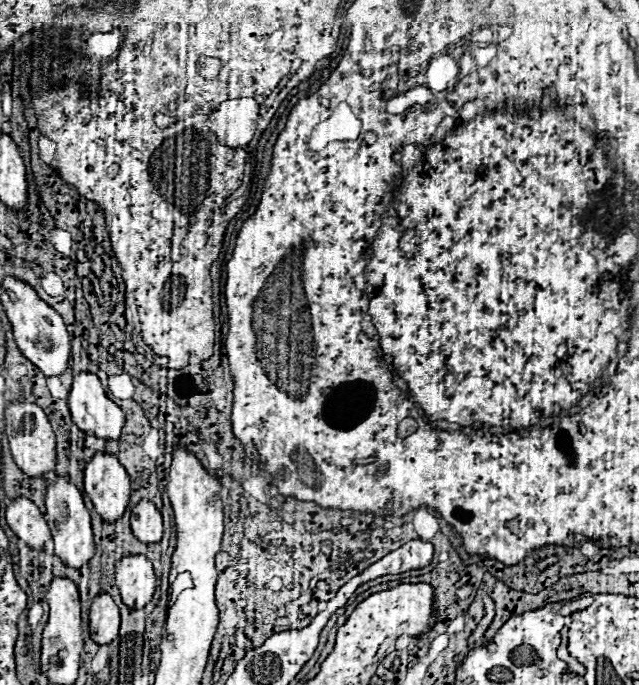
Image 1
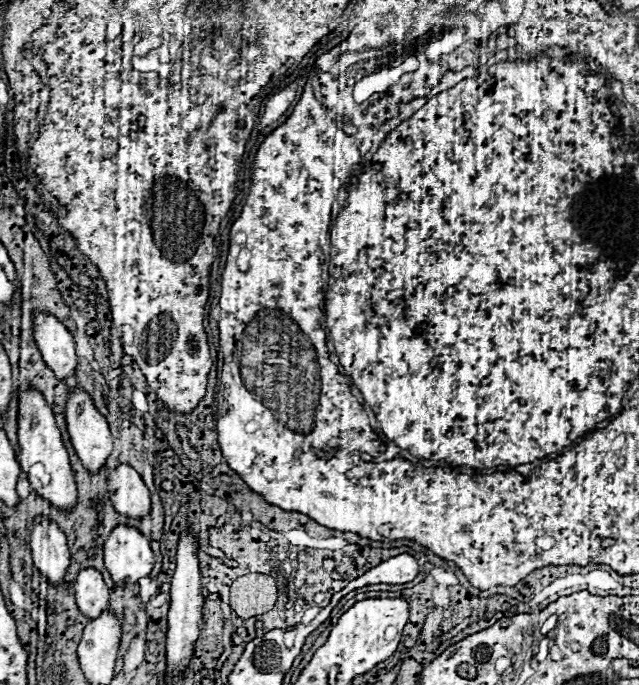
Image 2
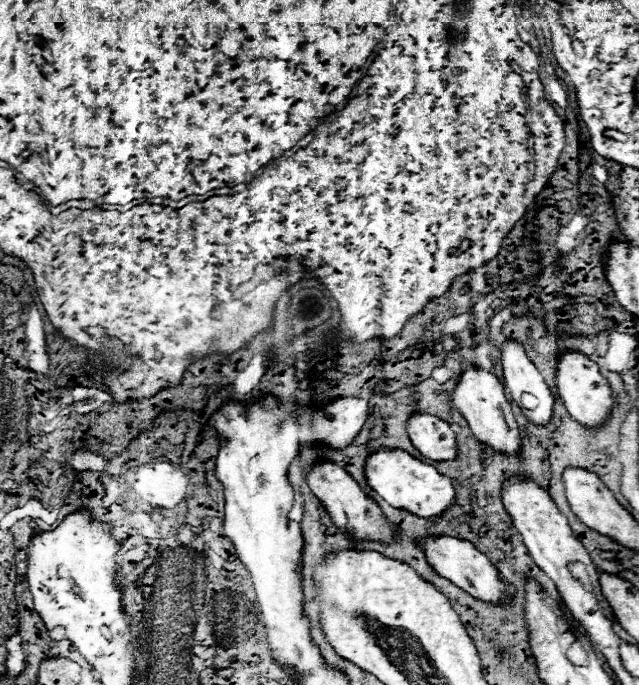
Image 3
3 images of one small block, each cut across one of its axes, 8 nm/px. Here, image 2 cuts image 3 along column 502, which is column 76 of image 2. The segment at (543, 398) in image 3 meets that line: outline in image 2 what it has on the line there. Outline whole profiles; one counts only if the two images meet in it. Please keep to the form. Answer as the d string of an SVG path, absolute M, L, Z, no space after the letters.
M36 314L36 344L42 352L44 362L54 370L56 378L62 382L76 378L78 370L78 352L74 336L66 330L62 322L48 314Z

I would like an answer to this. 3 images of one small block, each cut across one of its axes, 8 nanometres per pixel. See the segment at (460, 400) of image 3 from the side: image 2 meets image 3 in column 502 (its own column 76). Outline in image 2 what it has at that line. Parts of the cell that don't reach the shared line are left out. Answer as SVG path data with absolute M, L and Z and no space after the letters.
M70 386L70 390L72 390L72 394L70 394L70 400L66 404L66 424L68 424L72 446L74 446L76 454L78 454L78 458L82 460L84 468L88 472L92 472L92 474L98 474L106 466L106 462L108 462L108 458L112 454L114 440L112 440L106 418L94 408L88 394L78 386Z

